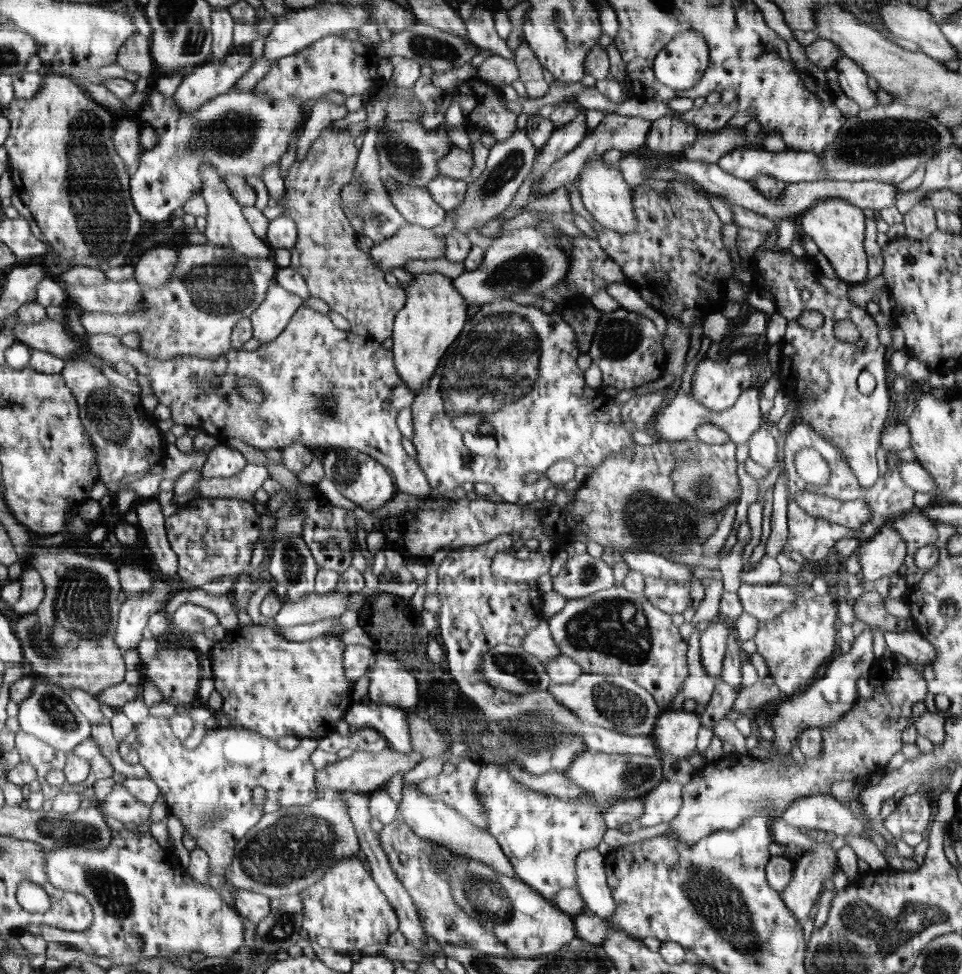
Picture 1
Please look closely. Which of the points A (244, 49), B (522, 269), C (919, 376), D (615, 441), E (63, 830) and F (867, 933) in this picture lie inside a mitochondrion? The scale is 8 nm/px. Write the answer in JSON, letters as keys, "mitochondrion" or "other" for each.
{"A":"other","B":"mitochondrion","C":"other","D":"other","E":"mitochondrion","F":"mitochondrion"}

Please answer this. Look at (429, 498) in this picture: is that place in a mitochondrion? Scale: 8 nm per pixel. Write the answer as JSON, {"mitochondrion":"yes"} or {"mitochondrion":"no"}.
{"mitochondrion":"no"}

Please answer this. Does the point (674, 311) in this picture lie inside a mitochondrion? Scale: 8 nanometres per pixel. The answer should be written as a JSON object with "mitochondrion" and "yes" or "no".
{"mitochondrion":"no"}

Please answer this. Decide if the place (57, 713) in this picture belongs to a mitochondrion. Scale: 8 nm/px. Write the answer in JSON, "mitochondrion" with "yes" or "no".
{"mitochondrion":"yes"}

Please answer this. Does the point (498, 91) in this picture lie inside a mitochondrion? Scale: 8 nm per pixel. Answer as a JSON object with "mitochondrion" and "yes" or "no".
{"mitochondrion":"no"}

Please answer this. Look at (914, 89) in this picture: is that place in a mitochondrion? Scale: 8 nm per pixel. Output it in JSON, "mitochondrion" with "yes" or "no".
{"mitochondrion":"yes"}

